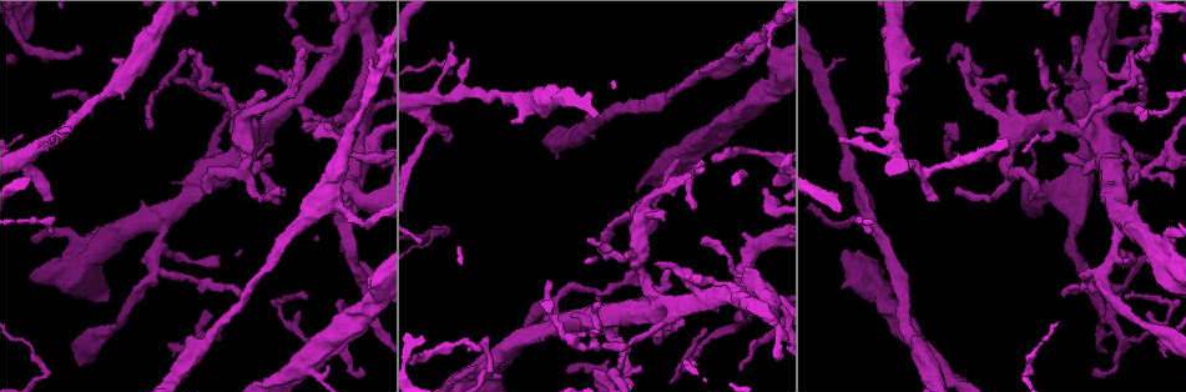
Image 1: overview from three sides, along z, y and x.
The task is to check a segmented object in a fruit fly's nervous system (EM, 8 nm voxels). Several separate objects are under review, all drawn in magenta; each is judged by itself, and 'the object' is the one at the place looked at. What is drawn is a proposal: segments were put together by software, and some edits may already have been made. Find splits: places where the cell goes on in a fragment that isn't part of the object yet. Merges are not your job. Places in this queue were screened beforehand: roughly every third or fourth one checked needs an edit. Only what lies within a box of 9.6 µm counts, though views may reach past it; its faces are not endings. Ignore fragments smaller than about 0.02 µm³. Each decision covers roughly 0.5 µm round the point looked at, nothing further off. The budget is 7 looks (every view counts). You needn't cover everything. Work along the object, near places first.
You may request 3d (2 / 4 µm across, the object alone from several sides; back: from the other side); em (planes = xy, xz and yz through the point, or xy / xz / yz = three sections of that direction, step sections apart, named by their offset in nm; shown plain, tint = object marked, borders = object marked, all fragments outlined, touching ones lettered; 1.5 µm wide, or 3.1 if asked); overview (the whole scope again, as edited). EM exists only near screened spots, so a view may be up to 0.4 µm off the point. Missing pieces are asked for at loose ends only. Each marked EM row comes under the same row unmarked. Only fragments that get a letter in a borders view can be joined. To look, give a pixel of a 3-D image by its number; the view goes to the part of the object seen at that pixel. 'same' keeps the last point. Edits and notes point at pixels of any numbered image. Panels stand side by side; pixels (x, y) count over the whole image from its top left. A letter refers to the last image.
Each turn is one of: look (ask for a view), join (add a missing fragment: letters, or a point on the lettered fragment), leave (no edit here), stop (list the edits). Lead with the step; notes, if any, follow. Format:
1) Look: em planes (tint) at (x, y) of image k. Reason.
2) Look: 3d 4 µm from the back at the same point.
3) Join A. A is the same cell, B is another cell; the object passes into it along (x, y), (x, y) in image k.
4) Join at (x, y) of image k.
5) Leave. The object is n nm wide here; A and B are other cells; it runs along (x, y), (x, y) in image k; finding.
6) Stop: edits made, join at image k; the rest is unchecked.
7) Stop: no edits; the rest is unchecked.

Look: 3d 4 µm at (1093, 376) of image 1. Thin end.

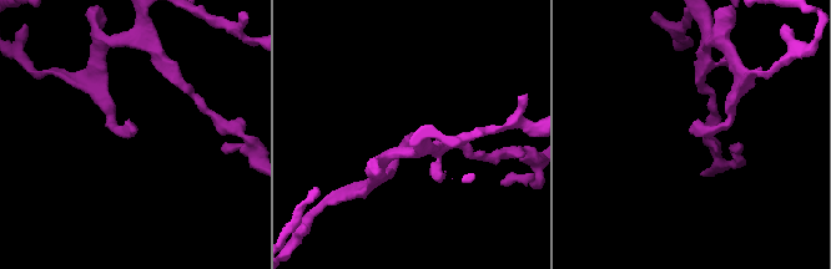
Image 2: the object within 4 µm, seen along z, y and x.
Look: em planes (borders) at (136, 131) of image 2. Shape alone is not enough.

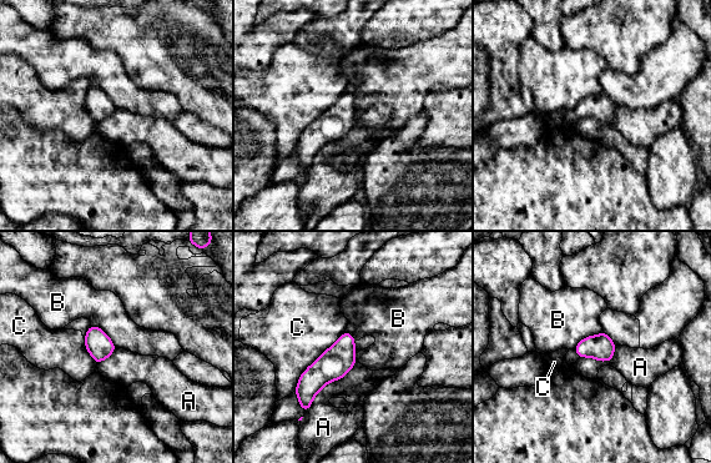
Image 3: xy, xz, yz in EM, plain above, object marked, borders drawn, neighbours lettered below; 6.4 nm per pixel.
Leave. The object is 160 nm wide here; A, B and C are other cells; a border runs along (356, 358), (306, 413) in image 3; none of them fits.

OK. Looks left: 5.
Look: 3d 4 µm at (773, 47) of image 1. Thick end.

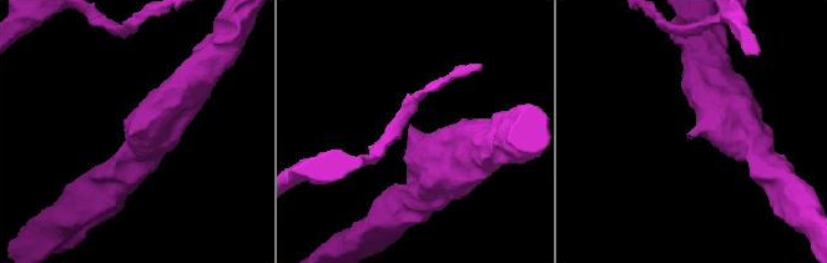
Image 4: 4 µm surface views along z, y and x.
Look: em xy step 4 (borders) at (410, 128) of image 4. Shape alone is not enough.

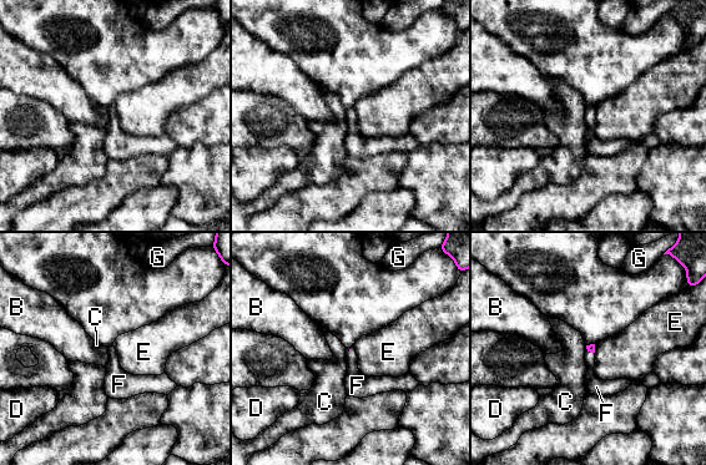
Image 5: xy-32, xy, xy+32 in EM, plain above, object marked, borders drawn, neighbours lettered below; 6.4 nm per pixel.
Look: em planes (borders) at the same point.

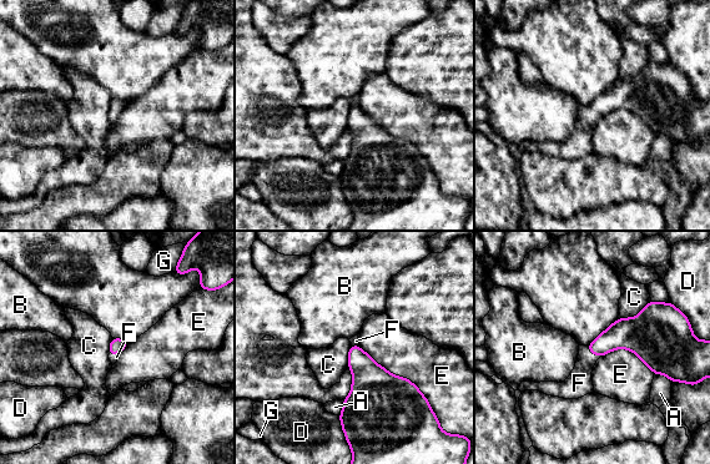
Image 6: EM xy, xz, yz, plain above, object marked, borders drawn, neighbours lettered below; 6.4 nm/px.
Join F. The longest contact is with E, 550 nm; F is the same cell, A, B, C, D, E and G are other cells; the object passes into it along (627, 333), (594, 354), (579, 383) in image 6; it goes on there.

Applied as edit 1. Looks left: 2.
Stop: edits made, join at image 6; the rest is unchecked.

